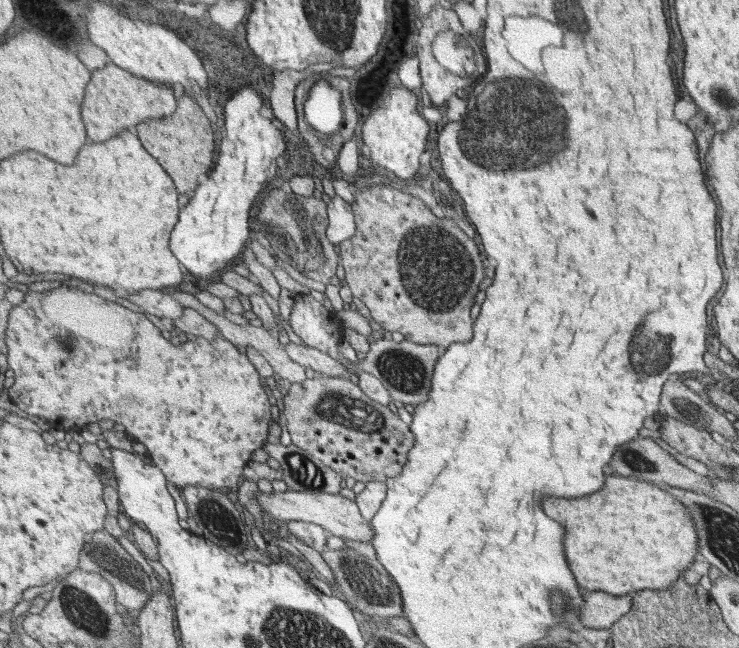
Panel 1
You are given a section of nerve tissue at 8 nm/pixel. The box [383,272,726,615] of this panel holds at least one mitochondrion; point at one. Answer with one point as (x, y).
(652, 347)

